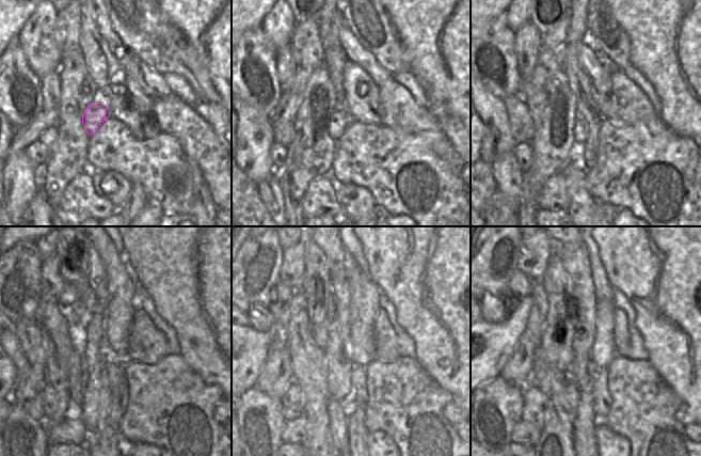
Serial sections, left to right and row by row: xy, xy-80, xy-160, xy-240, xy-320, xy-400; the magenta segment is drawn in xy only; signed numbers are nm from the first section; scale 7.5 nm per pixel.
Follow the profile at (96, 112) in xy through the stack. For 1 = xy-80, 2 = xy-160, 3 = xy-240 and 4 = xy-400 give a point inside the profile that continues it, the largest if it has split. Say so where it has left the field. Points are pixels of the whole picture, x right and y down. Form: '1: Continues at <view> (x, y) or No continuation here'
1: Continues at xy-80 (337, 122)
2: Continues at xy-160 (578, 129)
3: Continues at xy-240 (115, 368)
4: Continues at xy-400 (601, 398)

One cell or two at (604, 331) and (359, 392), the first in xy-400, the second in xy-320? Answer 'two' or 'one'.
two

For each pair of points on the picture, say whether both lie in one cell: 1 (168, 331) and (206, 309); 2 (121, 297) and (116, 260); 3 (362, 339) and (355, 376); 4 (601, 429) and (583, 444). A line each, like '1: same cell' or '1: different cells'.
1: different cells
2: same cell
3: different cells
4: different cells

